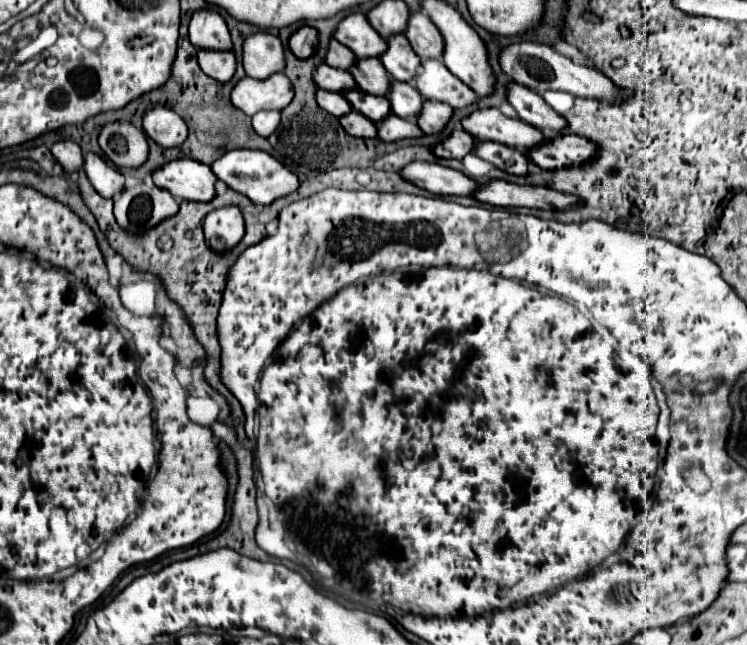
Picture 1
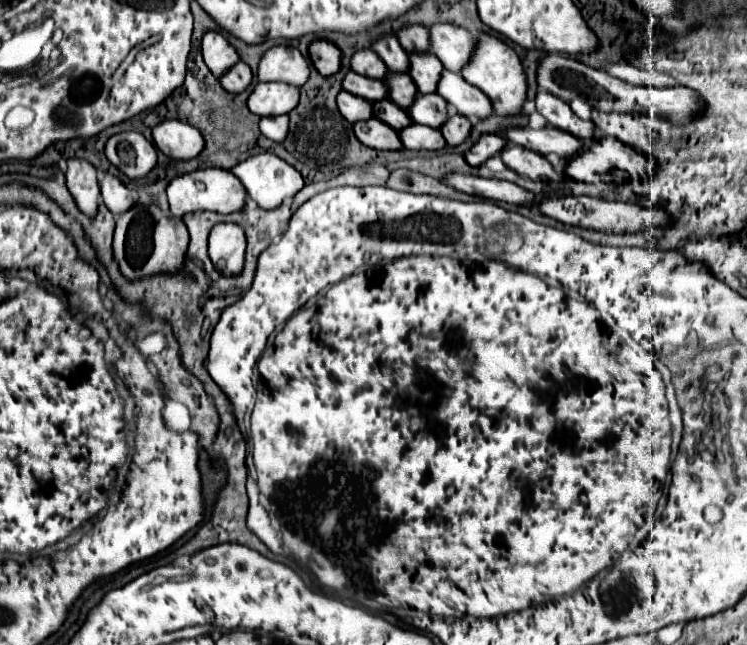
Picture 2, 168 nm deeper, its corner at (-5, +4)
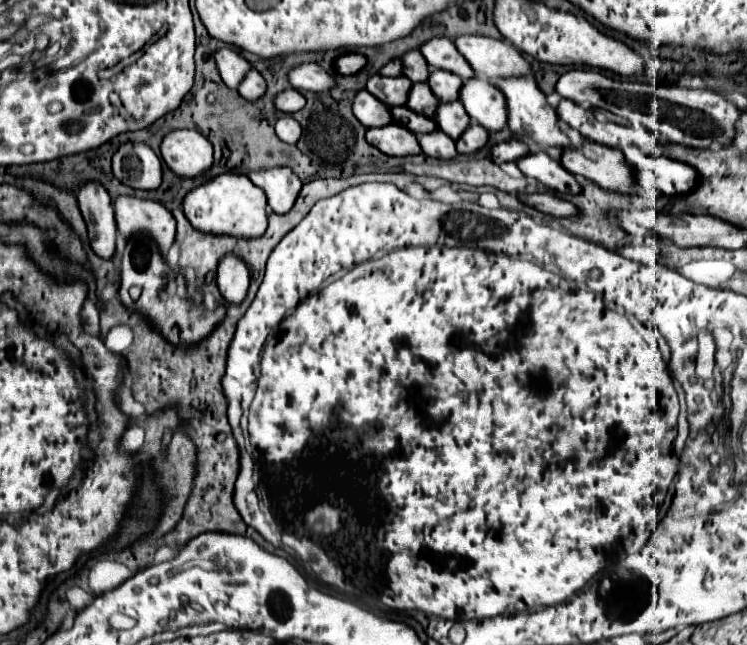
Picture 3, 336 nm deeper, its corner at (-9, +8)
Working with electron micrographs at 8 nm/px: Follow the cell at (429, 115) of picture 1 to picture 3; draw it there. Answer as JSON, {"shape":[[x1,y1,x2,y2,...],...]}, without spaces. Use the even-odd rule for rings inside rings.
{"shape":[[471,123,469,129,457,139,457,151,459,153,475,153,481,147,485,147,487,139,489,139,489,133,481,125]]}

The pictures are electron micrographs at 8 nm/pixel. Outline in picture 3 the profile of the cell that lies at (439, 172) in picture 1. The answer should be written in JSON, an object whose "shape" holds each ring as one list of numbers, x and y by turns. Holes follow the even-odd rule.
{"shape":[[535,193,535,195,517,195,523,203,539,209,541,213,547,213,547,215,553,215,553,217,575,217,579,215,579,209,567,201,567,199,561,199,561,197,549,197,545,193]]}

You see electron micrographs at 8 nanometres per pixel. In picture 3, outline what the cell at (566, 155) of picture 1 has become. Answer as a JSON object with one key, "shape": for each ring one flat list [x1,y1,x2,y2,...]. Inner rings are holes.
{"shape":[[627,147,627,161,635,169,641,187,645,179,653,179,663,195,687,195,697,187,697,171,685,163,661,155,643,155,637,147]]}

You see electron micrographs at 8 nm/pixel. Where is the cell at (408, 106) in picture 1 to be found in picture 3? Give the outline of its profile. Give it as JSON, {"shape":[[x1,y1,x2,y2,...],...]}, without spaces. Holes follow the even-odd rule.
{"shape":[[459,101,453,103,441,103,435,115,435,123,439,125,439,129,443,133,447,133,451,139,459,139,459,135,463,135,463,131,469,127,471,117,467,117,467,111,463,109,463,105]]}

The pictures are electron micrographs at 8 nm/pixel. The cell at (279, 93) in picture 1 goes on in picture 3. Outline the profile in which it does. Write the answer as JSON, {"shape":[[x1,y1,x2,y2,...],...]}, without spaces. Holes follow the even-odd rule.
{"shape":[[287,89,275,97,275,107,283,113,295,113,305,107,305,97,297,89]]}

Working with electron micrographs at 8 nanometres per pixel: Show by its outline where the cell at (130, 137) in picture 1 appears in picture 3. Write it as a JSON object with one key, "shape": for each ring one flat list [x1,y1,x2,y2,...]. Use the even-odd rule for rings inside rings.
{"shape":[[143,143,121,145,113,155,113,175,133,189,153,191,161,185,159,157]]}

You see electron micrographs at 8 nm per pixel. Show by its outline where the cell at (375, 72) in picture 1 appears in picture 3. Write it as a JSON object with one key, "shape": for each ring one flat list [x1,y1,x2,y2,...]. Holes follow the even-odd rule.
{"shape":[[427,83,423,85,413,85,411,87,411,93,409,93,409,101,407,101,407,107,415,113,421,113,429,119,435,117,435,111,439,107,439,99,431,93,431,87]]}

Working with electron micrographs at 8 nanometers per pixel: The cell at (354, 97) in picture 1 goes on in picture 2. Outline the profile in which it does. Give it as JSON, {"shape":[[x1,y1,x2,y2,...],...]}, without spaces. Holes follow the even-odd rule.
{"shape":[[381,99,381,101,373,101,373,117,377,117,379,121,387,123,389,127,393,127,395,131,411,125,413,121,407,117,407,113,395,105,391,99]]}

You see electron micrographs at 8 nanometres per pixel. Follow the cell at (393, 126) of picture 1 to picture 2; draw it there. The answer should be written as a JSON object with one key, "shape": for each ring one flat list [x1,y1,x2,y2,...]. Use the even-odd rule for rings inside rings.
{"shape":[[411,123,405,129,399,131,399,139,403,143,403,147,407,149,443,149,447,143,443,139,443,135,439,133,439,129,431,129,427,125,419,125,419,123]]}

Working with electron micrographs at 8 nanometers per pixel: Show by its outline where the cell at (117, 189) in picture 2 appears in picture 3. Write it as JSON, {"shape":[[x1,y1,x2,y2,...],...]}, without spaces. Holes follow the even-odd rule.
{"shape":[[117,197,115,219,125,241,135,233,147,233,157,243,159,253,167,257,175,241,175,219,161,203,137,197]]}

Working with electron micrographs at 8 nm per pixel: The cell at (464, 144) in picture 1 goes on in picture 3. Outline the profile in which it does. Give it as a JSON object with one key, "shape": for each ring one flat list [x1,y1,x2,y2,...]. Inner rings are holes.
{"shape":[[511,139,511,141,495,145,491,149,491,155,493,155,493,161,501,165,509,161,519,161,523,155,529,155,529,147,521,139]]}

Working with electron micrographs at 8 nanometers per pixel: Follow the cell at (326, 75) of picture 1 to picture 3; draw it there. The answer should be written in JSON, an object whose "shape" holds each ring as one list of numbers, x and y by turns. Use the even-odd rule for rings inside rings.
{"shape":[[375,75,371,77,371,81,367,81,367,91,371,95,375,95,379,101,383,101,389,107,397,107,397,105,405,105,407,103,407,95,411,89,411,81,407,81,407,77,383,77,383,75]]}

